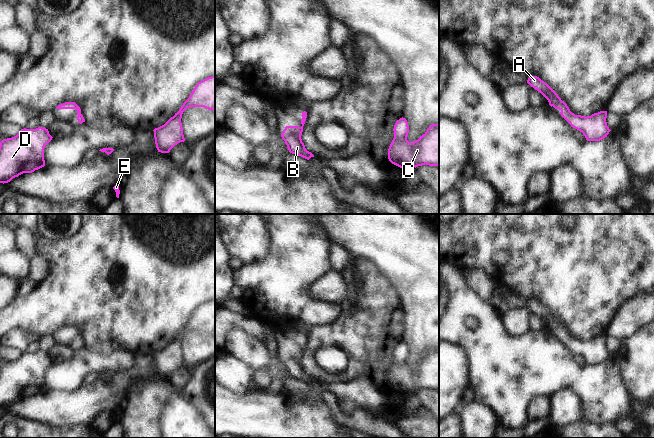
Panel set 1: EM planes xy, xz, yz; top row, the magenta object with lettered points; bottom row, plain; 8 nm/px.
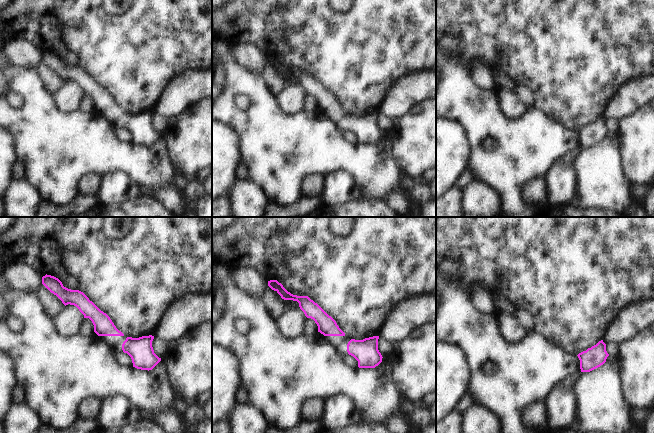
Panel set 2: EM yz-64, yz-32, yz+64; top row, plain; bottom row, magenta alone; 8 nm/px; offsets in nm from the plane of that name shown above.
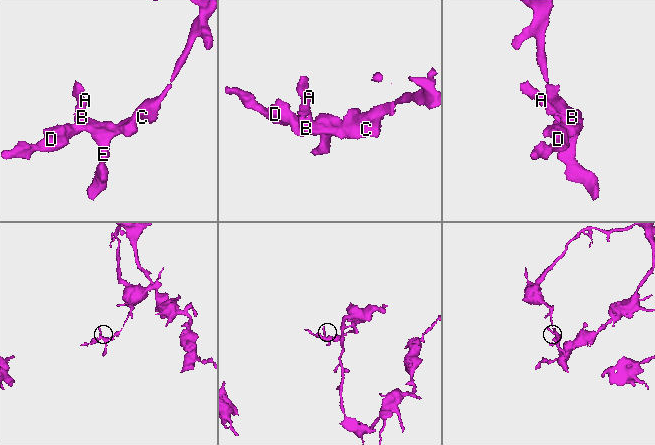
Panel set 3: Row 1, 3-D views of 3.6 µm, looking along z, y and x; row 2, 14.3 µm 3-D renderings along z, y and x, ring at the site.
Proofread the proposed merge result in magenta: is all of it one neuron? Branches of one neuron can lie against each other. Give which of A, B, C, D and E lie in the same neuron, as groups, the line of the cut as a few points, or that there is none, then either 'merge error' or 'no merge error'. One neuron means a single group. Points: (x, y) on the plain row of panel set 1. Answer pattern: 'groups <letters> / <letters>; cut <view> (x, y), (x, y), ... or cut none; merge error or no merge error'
groups A B C D E; cut none; no merge error

